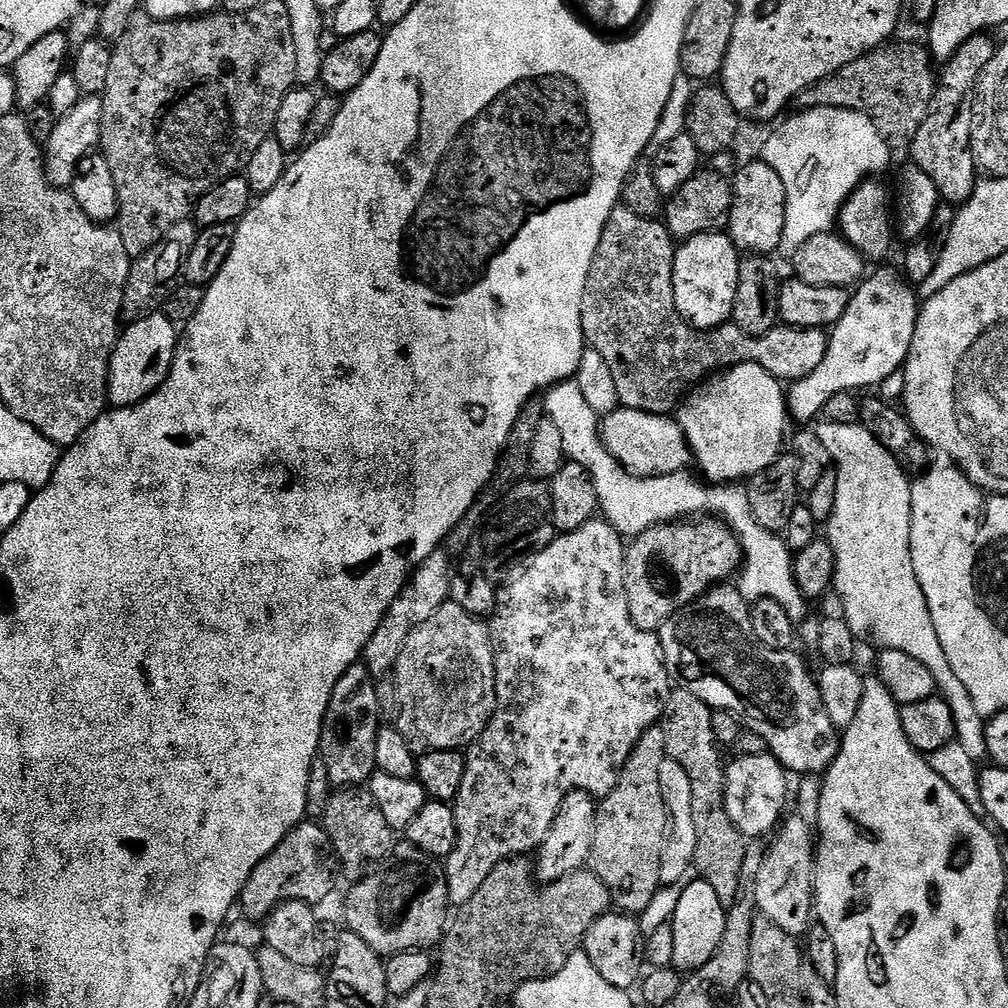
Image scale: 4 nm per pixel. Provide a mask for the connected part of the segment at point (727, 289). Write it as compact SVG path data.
M724 232L698 234L683 241L672 260L672 293L680 317L694 328L719 328L731 321L738 291L741 253Z

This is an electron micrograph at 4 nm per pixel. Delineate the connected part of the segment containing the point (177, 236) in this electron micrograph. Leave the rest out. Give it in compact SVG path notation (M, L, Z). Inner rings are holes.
M191 219L183 220L173 226L150 250L133 259L130 278L126 282L124 291L122 316L125 321L141 320L144 316L159 313L163 309L172 289L177 287L181 279L184 261L190 254L190 250L194 250L197 235L197 225Z

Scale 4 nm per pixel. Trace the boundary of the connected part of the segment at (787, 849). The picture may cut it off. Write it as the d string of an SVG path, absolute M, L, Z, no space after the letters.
M792 814L779 825L771 840L762 870L758 870L756 906L763 919L774 922L774 926L786 930L786 934L800 938L814 923L814 832L802 817Z

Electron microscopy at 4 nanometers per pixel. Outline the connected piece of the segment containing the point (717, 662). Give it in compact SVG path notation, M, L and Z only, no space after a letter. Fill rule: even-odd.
M732 586L709 588L692 604L680 608L660 629L658 635L664 651L664 661L673 685L690 690L702 698L708 707L733 712L747 731L759 734L765 740L768 752L789 773L823 774L840 752L841 733L830 722L826 706L822 706L822 694L814 672L804 665L796 650L779 652L756 643L750 638L754 622L750 622L752 609Z

